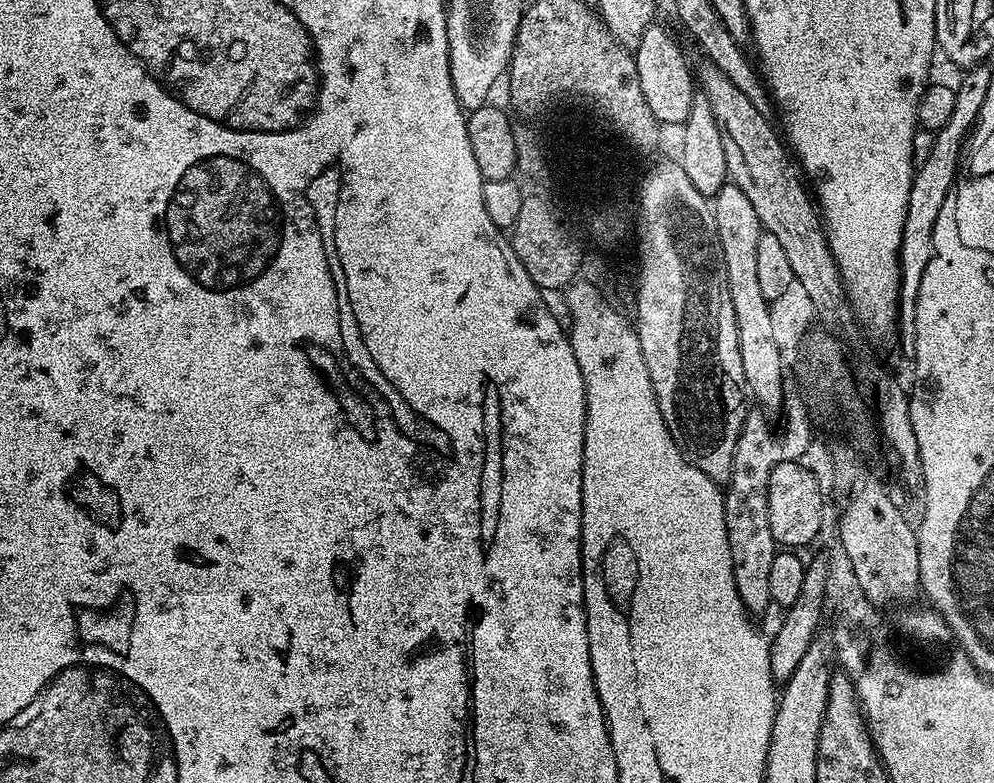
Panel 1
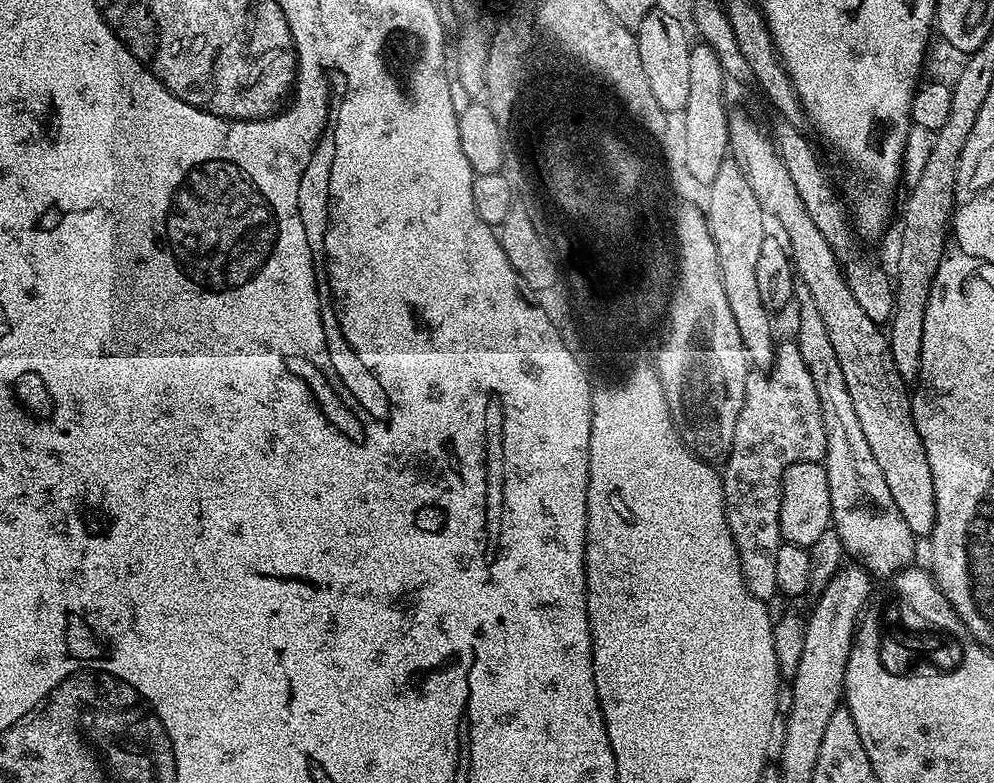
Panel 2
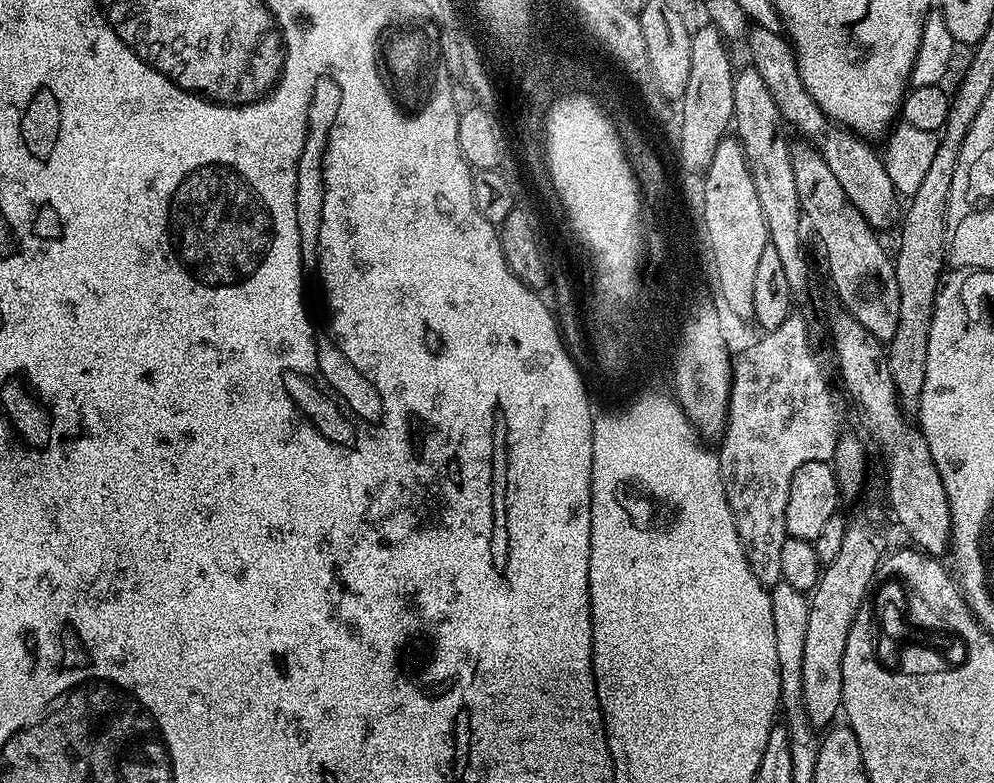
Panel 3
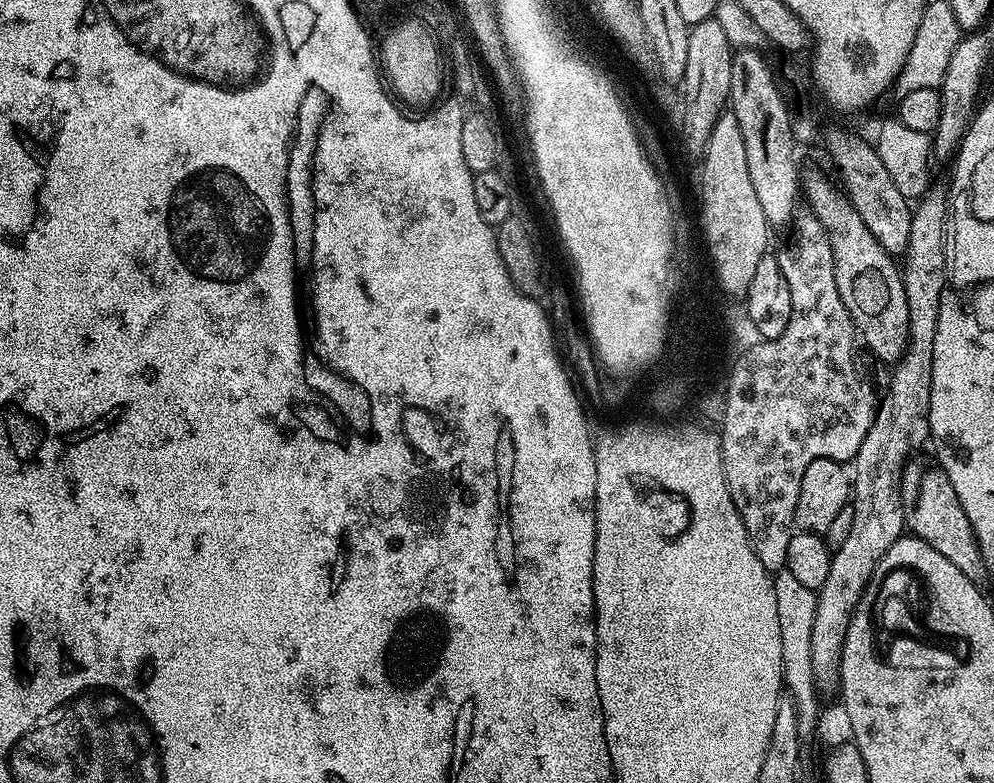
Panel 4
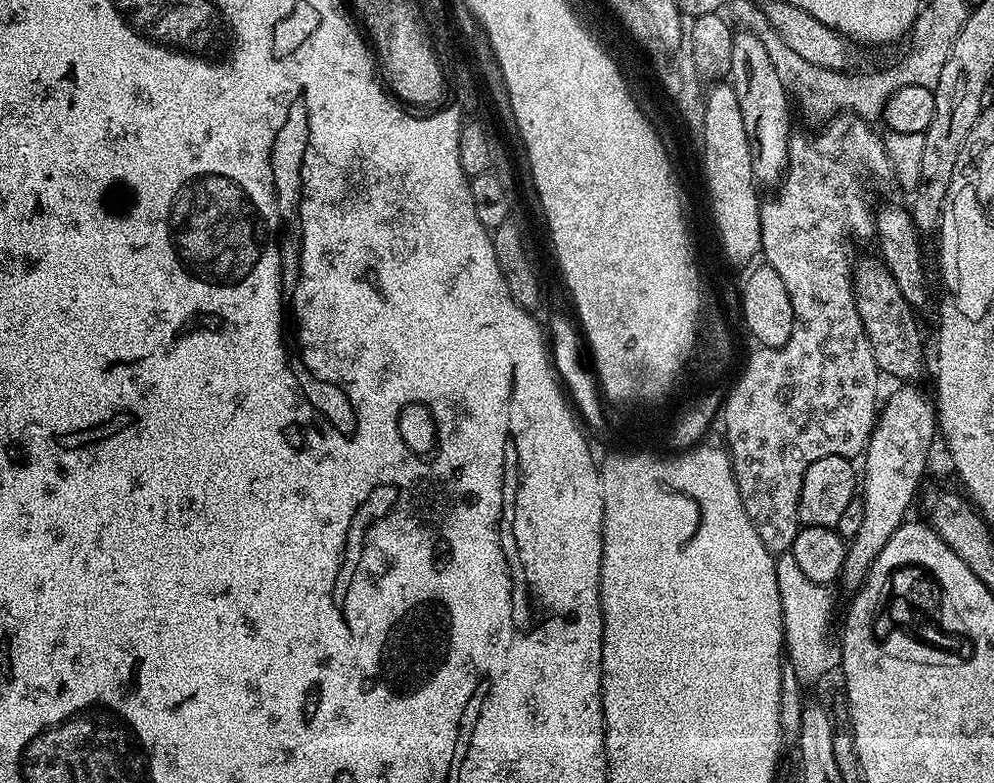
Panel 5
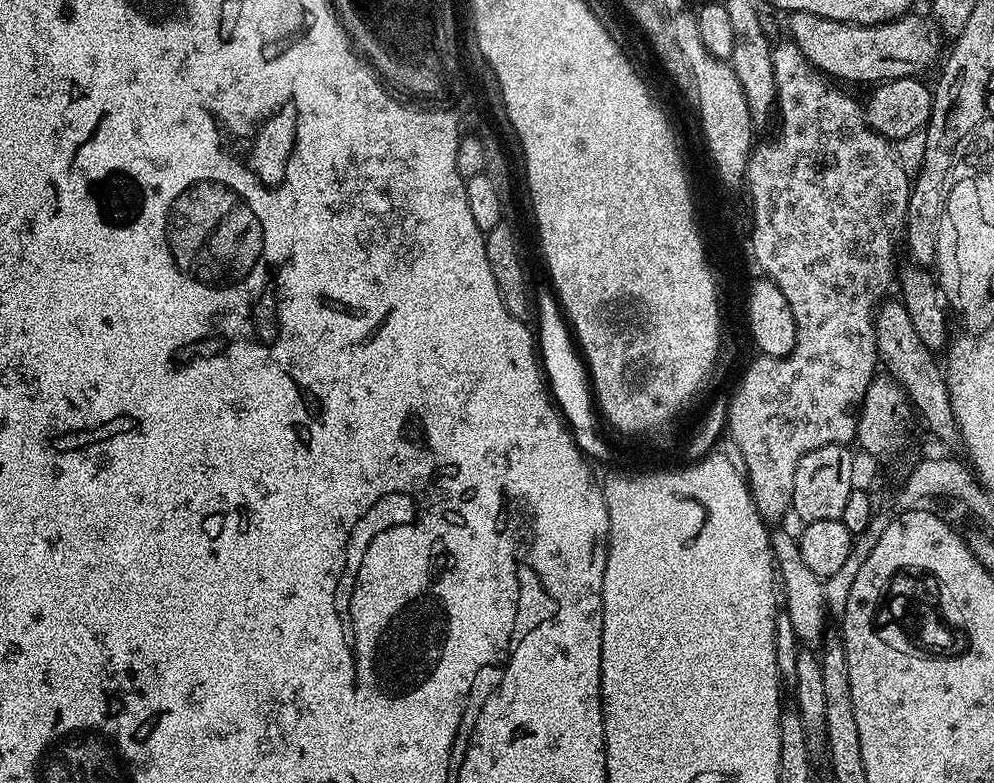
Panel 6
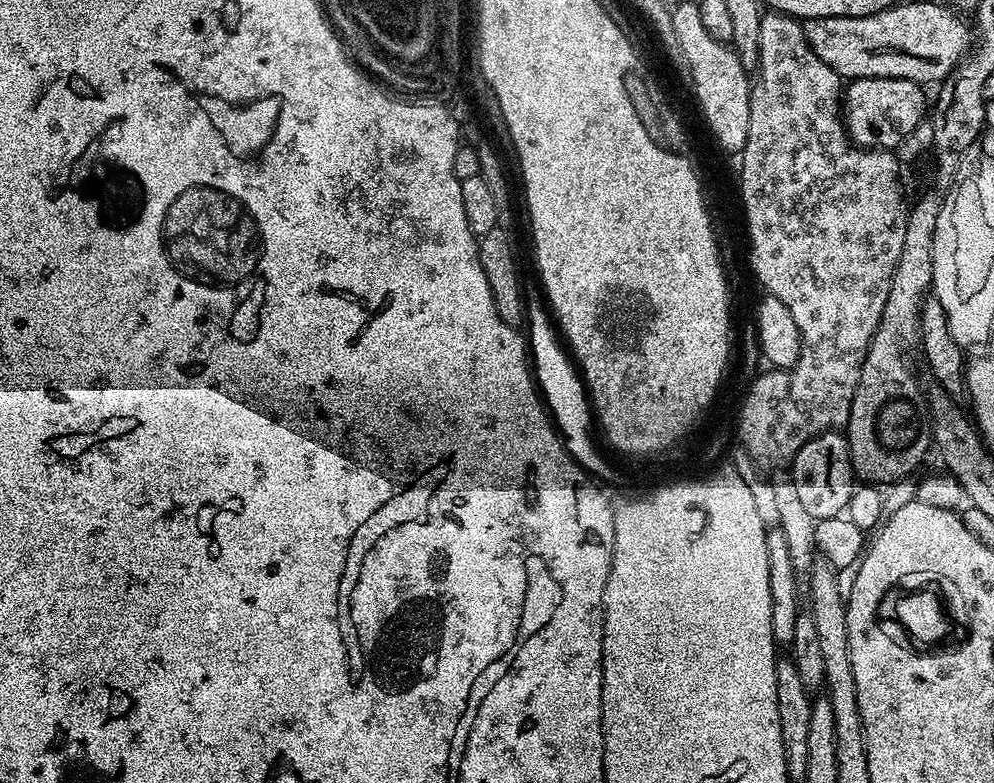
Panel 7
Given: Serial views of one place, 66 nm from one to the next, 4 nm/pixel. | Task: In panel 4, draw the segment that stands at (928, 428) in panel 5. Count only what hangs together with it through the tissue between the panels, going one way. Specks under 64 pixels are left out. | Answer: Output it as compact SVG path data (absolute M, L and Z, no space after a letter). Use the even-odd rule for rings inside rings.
M928 190L921 196L918 203L912 209L912 221L910 222L910 242L908 243L908 251L902 260L902 275L904 278L904 290L906 292L906 306L910 312L910 330L908 331L908 345L906 350L902 354L902 358L896 361L895 364L891 365L890 372L892 372L892 381L888 384L888 389L885 390L884 396L879 397L878 407L876 409L876 417L874 422L870 426L870 430L866 434L866 438L862 438L862 446L858 446L858 454L854 461L854 467L856 467L856 476L854 472L854 479L850 484L850 503L854 510L854 523L850 526L850 534L846 538L846 542L835 545L834 551L832 552L832 562L830 564L830 574L826 578L826 582L822 582L822 586L816 592L816 610L814 612L814 631L810 634L810 654L814 658L814 678L816 679L817 689L821 693L837 691L840 683L840 659L842 658L842 650L844 649L844 643L846 642L846 630L850 630L850 622L852 621L852 615L854 610L858 606L858 602L862 598L862 594L866 590L866 586L870 582L870 578L874 574L876 564L882 558L882 554L886 554L886 550L890 550L890 546L894 546L894 542L899 536L905 535L906 525L904 523L904 507L902 506L902 498L900 497L900 479L904 477L904 470L906 465L913 459L912 451L915 448L920 448L923 444L929 443L930 437L928 435L928 411L930 410L930 370L932 369L932 351L934 350L934 334L938 330L938 310L940 309L940 300L946 295L946 288L944 288L944 280L949 279L950 269L946 262L946 250L944 247L947 244L948 234L948 218L950 211L950 200L947 195L944 196L940 192L934 192L934 190Z

